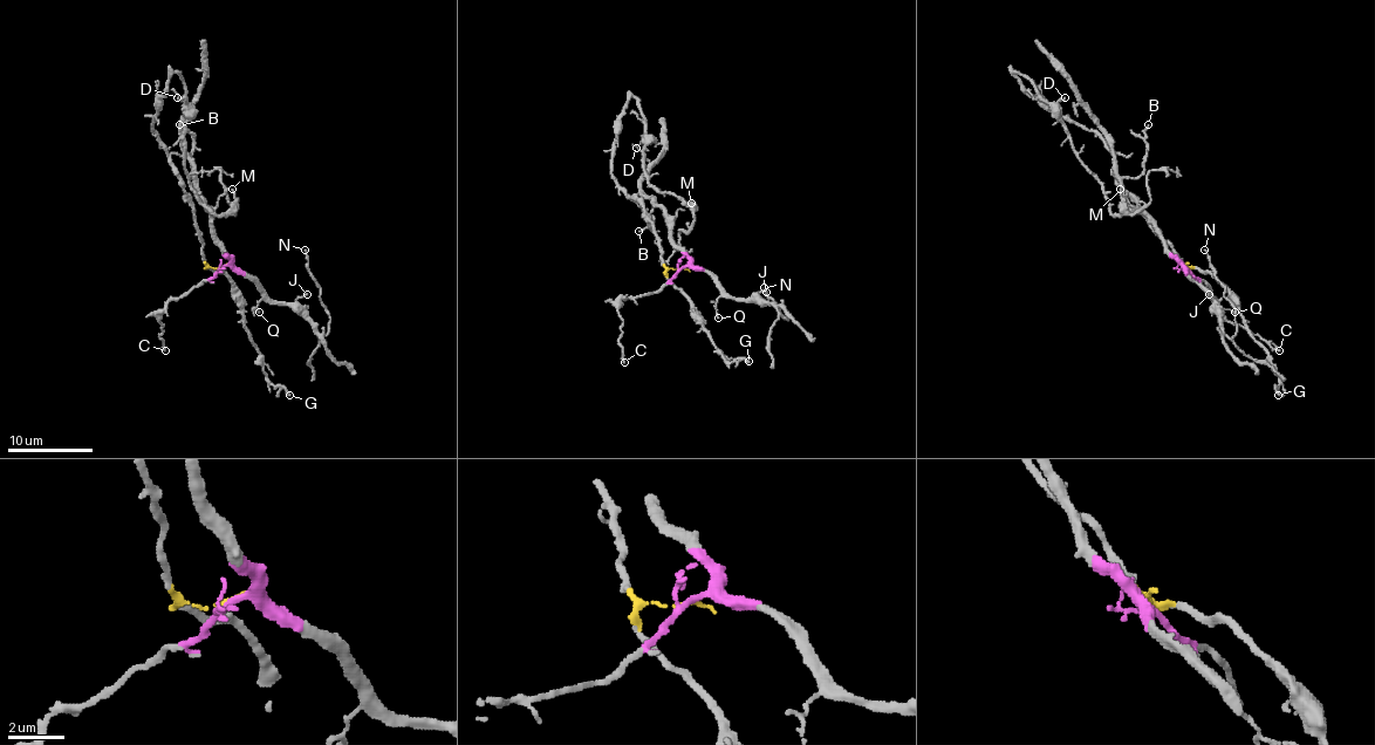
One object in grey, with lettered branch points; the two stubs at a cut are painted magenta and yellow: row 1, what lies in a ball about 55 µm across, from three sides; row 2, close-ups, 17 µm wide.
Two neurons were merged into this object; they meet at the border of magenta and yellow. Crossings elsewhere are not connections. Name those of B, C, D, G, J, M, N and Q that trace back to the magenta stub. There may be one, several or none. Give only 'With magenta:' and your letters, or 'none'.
With magenta: B, C, J, N, Q

